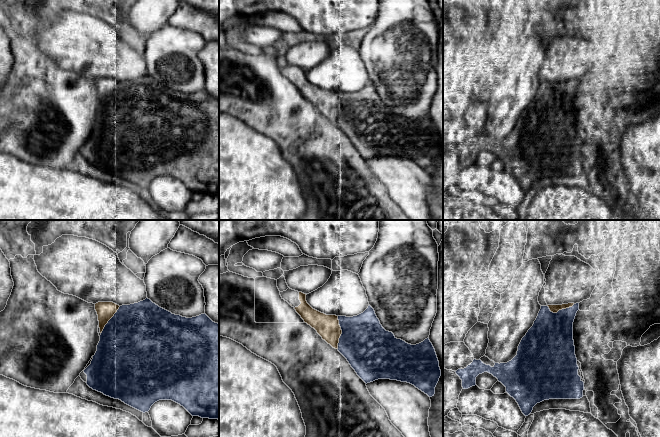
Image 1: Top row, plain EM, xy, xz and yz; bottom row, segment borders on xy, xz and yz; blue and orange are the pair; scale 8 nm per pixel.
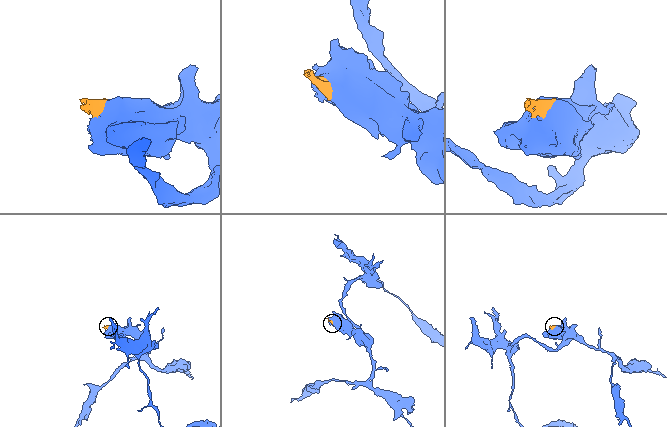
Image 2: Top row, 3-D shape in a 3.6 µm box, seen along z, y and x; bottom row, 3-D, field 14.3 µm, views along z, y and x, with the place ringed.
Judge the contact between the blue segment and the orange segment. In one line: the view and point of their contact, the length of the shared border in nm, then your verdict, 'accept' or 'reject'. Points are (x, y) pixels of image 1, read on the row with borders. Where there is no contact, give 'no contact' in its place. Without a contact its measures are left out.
xz (342, 332) | 260 nm | accept

